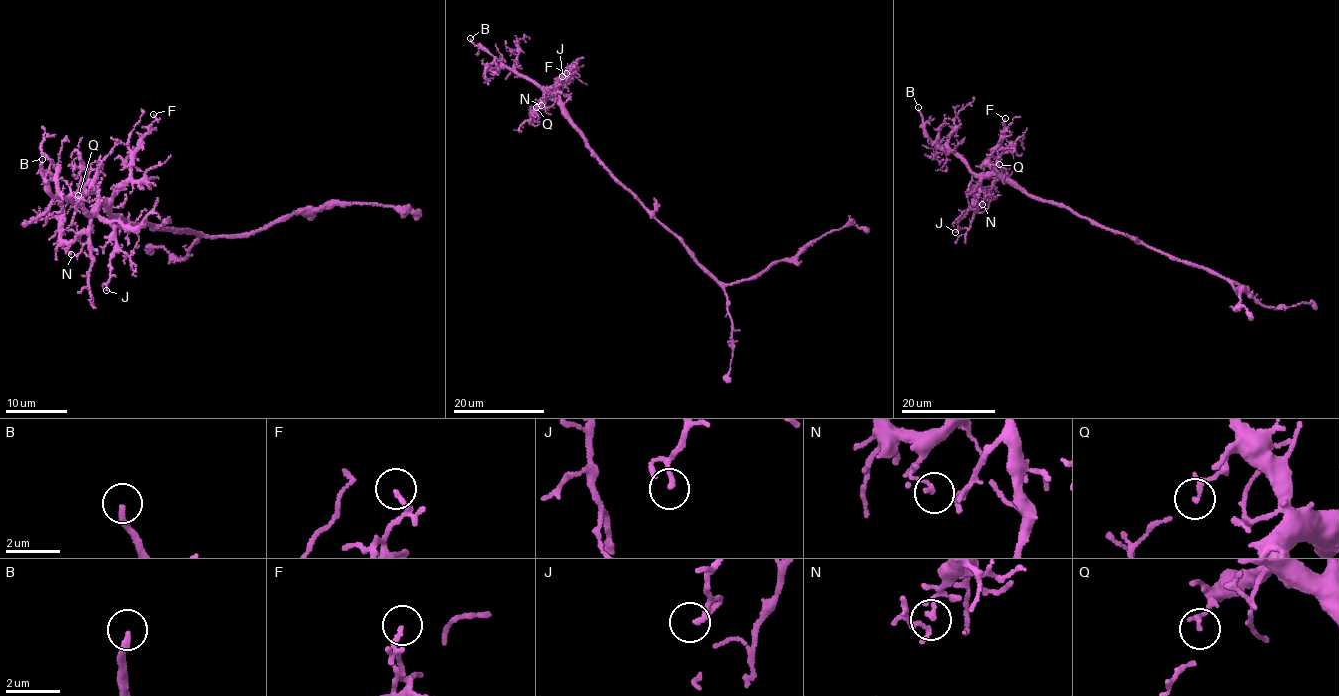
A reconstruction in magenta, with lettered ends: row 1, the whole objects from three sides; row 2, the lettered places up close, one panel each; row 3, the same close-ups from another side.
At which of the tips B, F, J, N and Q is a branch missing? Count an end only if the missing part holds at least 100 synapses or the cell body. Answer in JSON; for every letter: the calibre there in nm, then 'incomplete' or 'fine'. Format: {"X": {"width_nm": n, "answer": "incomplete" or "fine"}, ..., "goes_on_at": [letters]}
{"B": {"width_nm": 240, "answer": "incomplete"}, "F": {"width_nm": 110, "answer": "fine"}, "J": {"width_nm": 130, "answer": "fine"}, "N": {"width_nm": 110, "answer": "fine"}, "Q": {"width_nm": 110, "answer": "fine"}, "goes_on_at": ["B"]}

